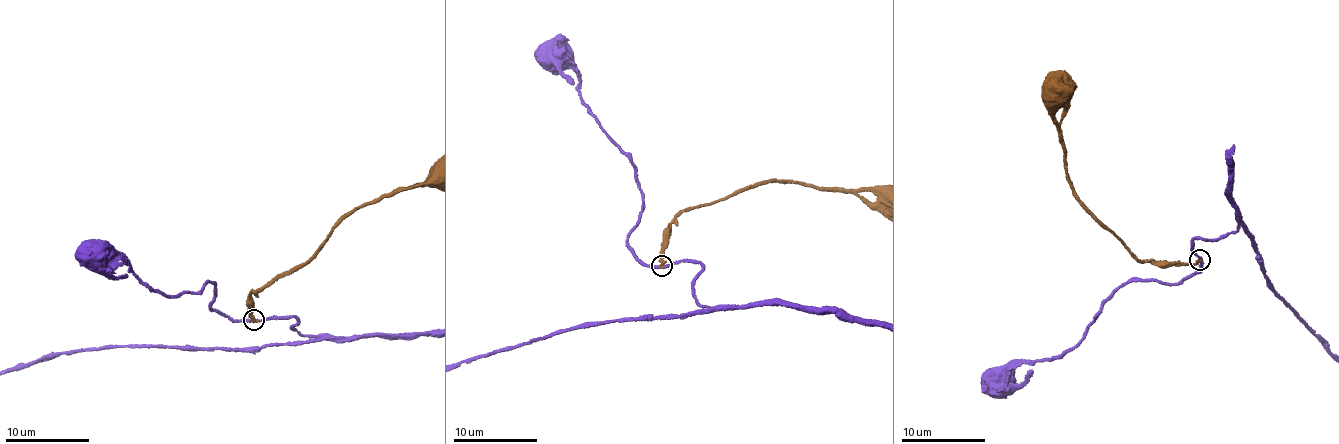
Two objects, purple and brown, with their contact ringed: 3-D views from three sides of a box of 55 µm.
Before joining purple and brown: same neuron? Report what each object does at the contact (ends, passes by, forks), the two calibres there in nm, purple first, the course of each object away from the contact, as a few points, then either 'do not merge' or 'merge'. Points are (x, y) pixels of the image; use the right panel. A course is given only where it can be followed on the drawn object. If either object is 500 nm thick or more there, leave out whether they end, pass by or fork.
purple passes by | brown ends | 220/280 nm | purple via (1201, 259), (1202, 266), (1179, 283), (1123, 283), (1101, 307), (1076, 345), (1051, 358), (1014, 364), (999, 377) | brown via (1201, 259), (1164, 267), (1138, 258), (1074, 192), (1057, 127), (1065, 109), (1060, 87) | do not merge

